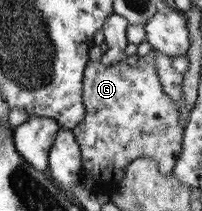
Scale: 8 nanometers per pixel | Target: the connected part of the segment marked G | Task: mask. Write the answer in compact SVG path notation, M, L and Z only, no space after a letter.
M151 50L144 56L132 54L124 56L115 67L108 68L97 60L87 60L82 74L82 103L85 114L78 124L70 130L81 152L81 165L89 179L93 181L93 193L111 195L117 191L119 181L123 179L123 169L129 161L137 157L155 159L159 173L169 175L179 154L183 129L178 123L177 105L161 90L161 84L156 75L155 52Z

